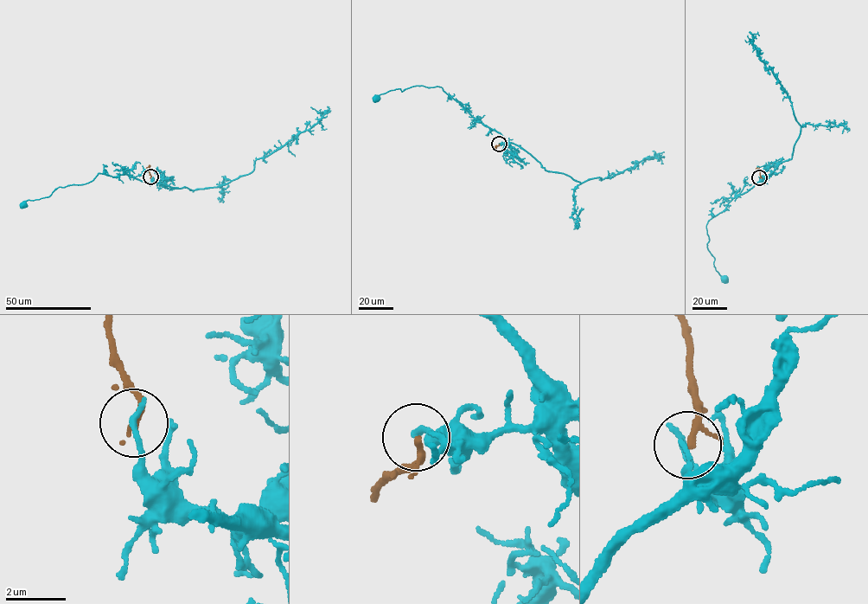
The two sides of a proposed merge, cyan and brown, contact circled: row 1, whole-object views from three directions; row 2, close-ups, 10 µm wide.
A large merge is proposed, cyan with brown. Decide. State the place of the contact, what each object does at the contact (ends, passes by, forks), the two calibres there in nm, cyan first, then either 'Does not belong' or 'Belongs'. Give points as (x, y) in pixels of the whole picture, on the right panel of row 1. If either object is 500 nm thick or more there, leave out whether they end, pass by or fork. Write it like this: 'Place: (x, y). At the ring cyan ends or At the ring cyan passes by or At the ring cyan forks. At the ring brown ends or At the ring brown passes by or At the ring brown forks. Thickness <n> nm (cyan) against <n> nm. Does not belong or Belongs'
Place: (759, 177). At the ring cyan ends. At the ring brown passes by. Thickness 240 nm (cyan) against 160 nm. Does not belong

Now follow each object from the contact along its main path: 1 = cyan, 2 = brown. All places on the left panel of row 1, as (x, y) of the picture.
1: (150, 176), (156, 183), (100, 173), (85, 183), (59, 187), (47, 197), (23, 205)
2: (150, 176), (150, 165)

